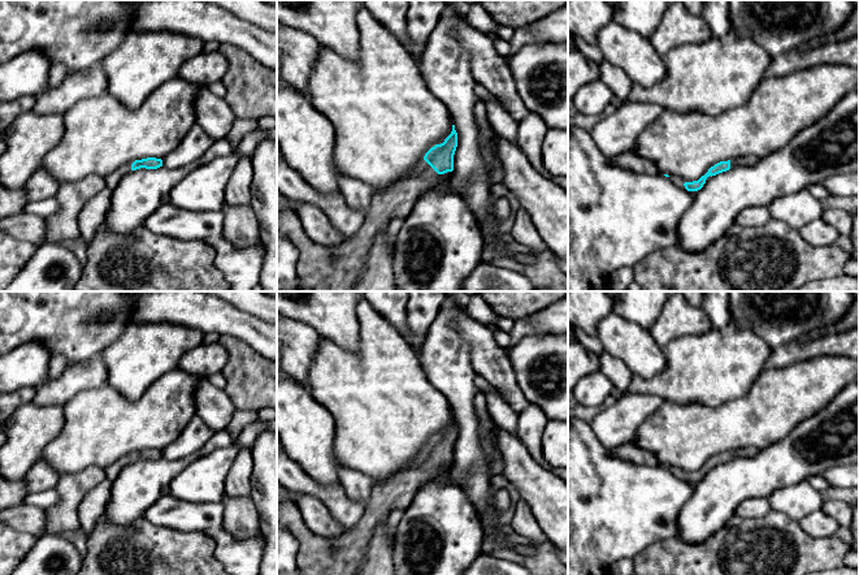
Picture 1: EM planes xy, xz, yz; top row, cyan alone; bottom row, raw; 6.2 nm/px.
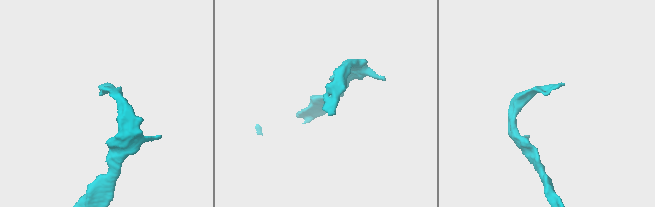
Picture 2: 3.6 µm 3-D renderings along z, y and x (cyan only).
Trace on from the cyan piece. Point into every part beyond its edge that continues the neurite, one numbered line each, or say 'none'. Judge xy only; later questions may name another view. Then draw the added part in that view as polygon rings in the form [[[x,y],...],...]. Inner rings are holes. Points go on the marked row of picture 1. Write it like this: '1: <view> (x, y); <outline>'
1: xy (112, 180); [[[130,161],[130,163],[126,163],[123,165],[121,165],[120,168],[117,168],[112,174],[109,174],[107,178],[105,178],[105,186],[110,187],[110,189],[114,189],[118,182],[126,176],[129,174],[131,170],[131,164],[134,161]]]

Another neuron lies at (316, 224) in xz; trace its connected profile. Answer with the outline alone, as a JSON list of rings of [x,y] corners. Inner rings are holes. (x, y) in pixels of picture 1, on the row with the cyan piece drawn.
[[[298,200],[296,215],[301,221],[305,234],[314,243],[327,247],[335,247],[347,242],[331,225],[326,213],[314,203]]]

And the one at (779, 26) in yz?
[[[730,0],[730,30],[751,38],[775,59],[837,30],[855,9],[851,0]]]

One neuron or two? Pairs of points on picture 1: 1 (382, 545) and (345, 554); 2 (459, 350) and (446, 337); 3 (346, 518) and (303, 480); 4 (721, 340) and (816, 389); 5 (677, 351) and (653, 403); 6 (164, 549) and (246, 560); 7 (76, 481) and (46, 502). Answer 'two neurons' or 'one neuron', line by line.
1: two neurons
2: one neuron
3: one neuron
4: two neurons
5: two neurons
6: two neurons
7: two neurons

